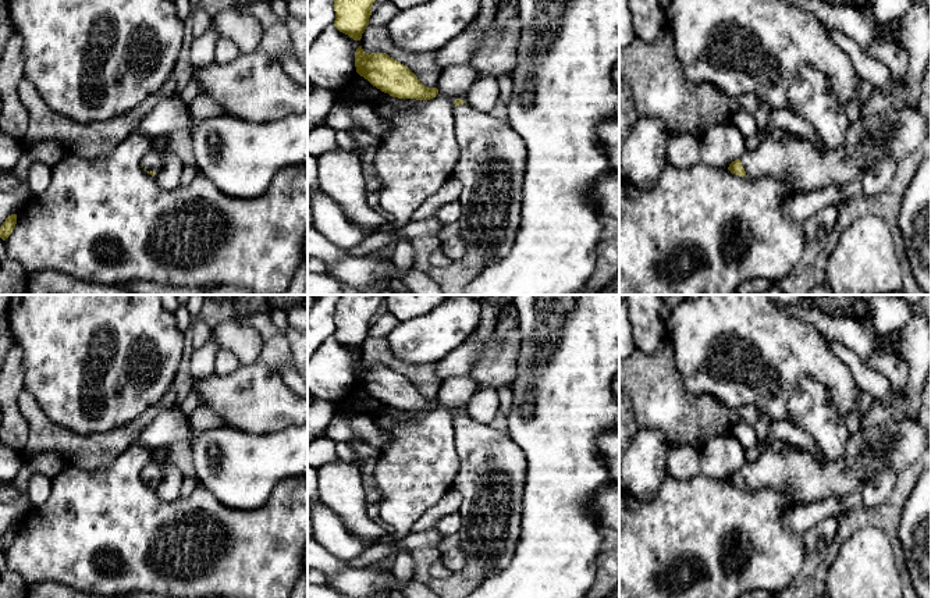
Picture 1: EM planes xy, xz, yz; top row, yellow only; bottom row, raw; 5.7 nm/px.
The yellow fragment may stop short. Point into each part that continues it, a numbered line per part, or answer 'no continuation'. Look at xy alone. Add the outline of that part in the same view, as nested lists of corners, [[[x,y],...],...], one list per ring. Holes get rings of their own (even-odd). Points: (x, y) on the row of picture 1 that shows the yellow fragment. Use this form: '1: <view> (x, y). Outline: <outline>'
1: xy (155, 160). Outline: [[[163,149],[145,154],[142,165],[146,171],[154,171],[157,174],[164,165]]]

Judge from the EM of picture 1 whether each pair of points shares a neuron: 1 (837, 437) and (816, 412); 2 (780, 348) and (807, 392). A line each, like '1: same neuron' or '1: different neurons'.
1: same neuron
2: different neurons

